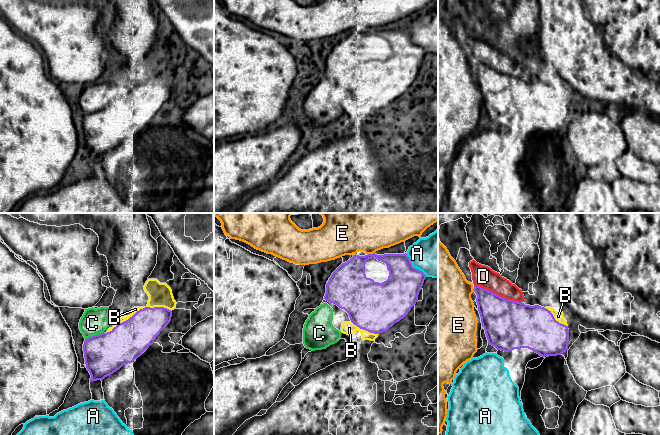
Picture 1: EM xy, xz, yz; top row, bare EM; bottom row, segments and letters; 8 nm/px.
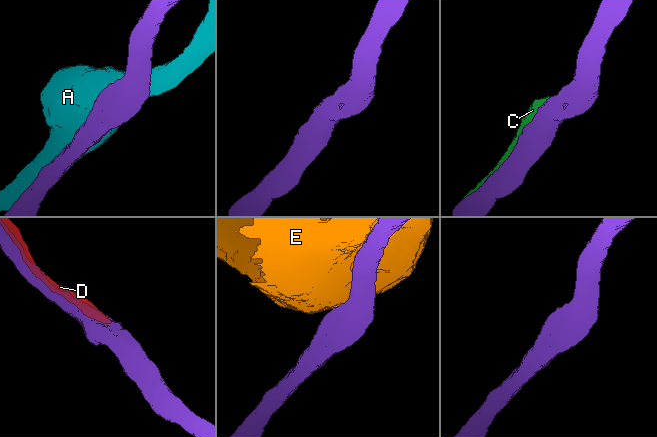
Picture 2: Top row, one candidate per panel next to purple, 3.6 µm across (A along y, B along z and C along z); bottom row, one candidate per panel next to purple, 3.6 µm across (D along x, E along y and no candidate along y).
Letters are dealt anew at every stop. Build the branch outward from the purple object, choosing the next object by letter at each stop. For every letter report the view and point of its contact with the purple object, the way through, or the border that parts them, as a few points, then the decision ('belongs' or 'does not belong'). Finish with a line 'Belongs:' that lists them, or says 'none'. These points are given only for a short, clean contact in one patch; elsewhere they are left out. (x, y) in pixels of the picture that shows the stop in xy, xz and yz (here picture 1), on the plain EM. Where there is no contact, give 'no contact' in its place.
A: xz (412, 42) | does not belong
B: xy (140, 85) | belongs
C: xy (95, 111) | does not belong
D: yz (498, 71) | does not belong
E: xz (370, 30) | does not belong
Belongs: B

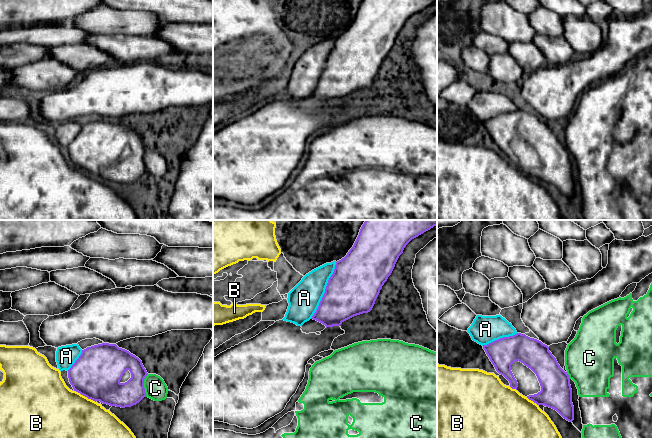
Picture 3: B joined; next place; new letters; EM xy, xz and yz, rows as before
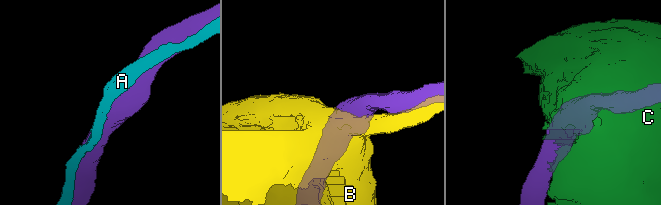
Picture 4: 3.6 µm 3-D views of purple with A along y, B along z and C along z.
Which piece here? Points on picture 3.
A: xz (325, 66) | does not belong
B: xy (85, 172) | does not belong
C: xy (143, 161) | does not belong
Belongs: none

